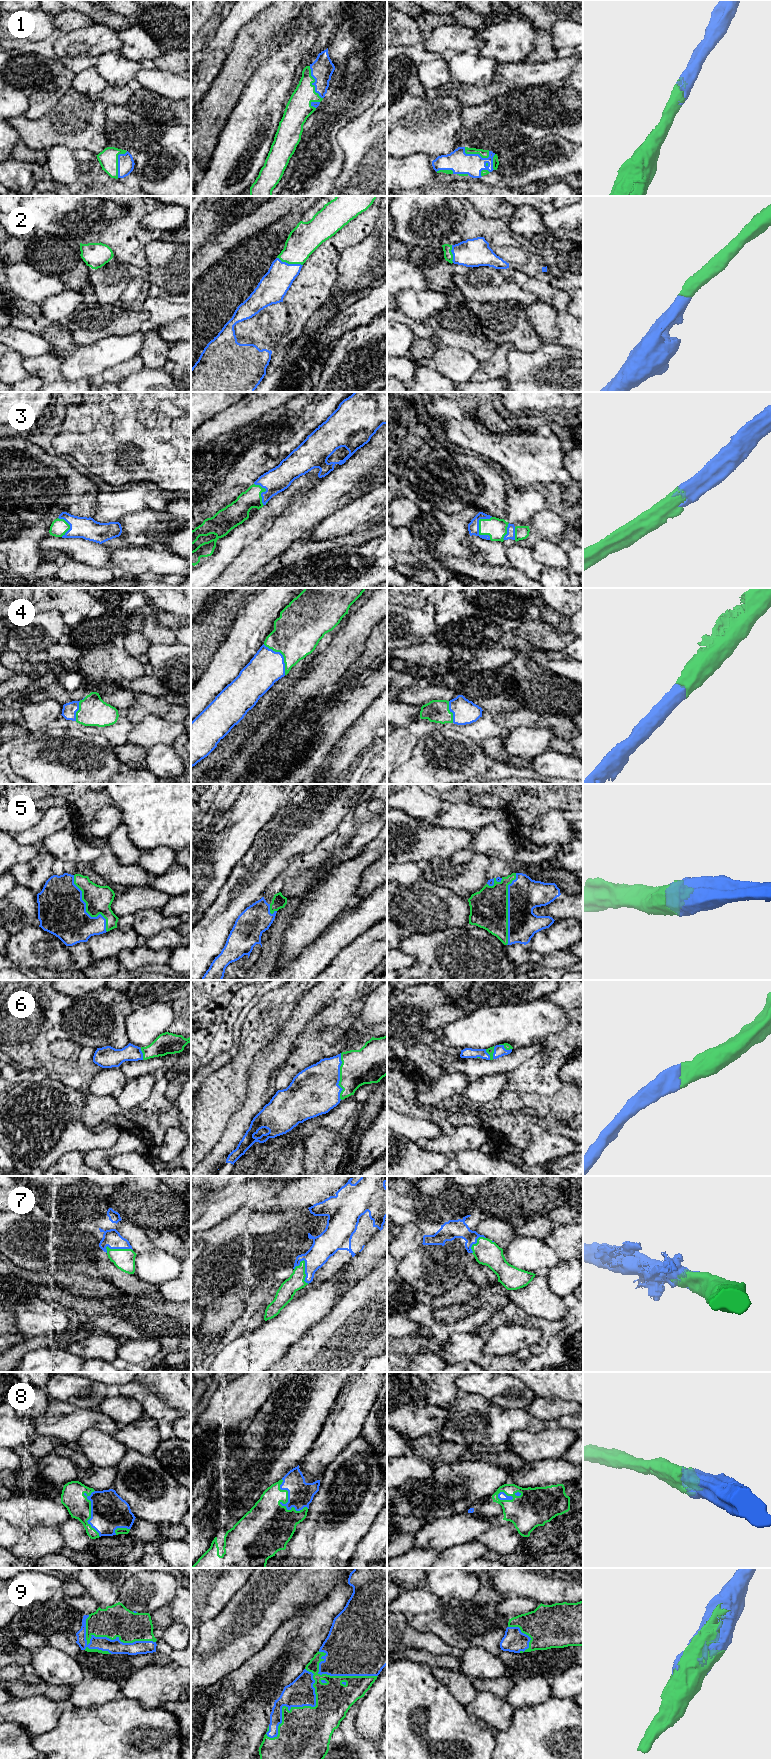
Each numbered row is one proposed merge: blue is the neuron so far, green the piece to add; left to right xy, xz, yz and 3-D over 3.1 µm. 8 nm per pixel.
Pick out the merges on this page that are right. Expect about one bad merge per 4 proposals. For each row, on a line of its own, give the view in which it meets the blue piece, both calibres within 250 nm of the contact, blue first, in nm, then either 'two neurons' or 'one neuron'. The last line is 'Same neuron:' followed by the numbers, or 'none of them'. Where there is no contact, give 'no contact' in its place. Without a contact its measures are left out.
1: xz | 180/200 nm | one neuron
2: xz | 240/240 nm | one neuron
3: yz | 100/170 nm | one neuron
4: xz | 280/380 nm | one neuron
5: yz | 280/300 nm | one neuron
6: xz | 380/300 nm | one neuron
7: xz | 190/140 nm | one neuron
8: xz | 200/400 nm | one neuron
9: xy | 120/260 nm | one neuron
Same neuron: 1, 2, 3, 4, 5, 6, 7, 8, 9

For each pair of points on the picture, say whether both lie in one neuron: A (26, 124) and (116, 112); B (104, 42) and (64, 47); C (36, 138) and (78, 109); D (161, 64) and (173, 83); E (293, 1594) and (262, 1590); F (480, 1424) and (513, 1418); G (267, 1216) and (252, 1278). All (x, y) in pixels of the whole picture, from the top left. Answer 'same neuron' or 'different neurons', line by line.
A: different neurons
B: same neuron
C: same neuron
D: different neurons
E: same neuron
F: same neuron
G: same neuron

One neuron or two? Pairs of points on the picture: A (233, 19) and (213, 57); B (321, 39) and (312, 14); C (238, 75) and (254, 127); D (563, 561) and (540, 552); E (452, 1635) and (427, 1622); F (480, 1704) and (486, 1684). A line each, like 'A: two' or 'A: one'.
A: one
B: one
C: two
D: one
E: one
F: two

